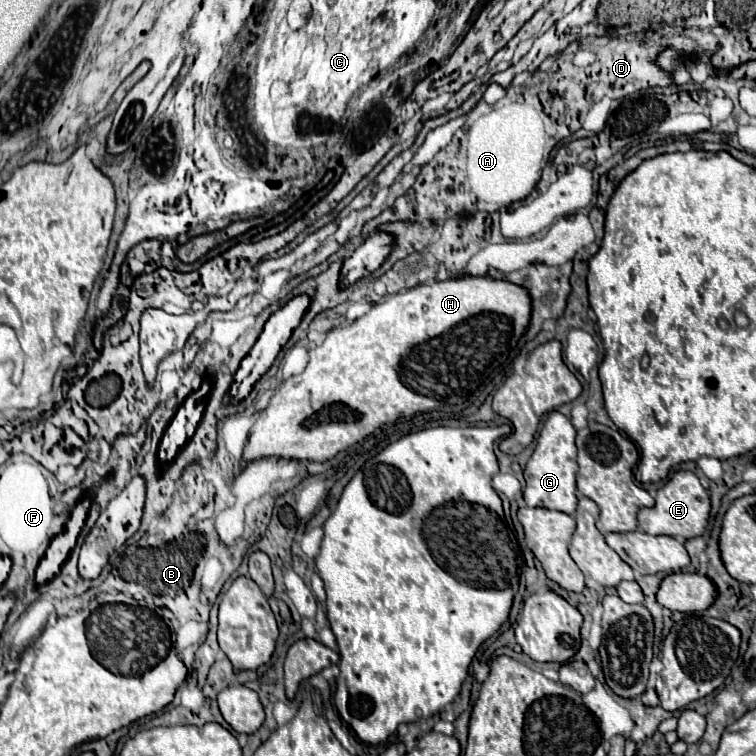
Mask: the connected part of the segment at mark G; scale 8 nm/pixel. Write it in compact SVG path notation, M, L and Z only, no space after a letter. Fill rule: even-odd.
M558 410L550 412L542 432L536 442L536 450L530 456L526 468L524 468L524 478L526 478L526 488L524 488L524 500L528 506L538 506L538 508L548 508L548 510L558 510L564 514L574 514L576 512L576 472L578 472L577 447L574 444L576 430L570 424L570 420L560 414Z

